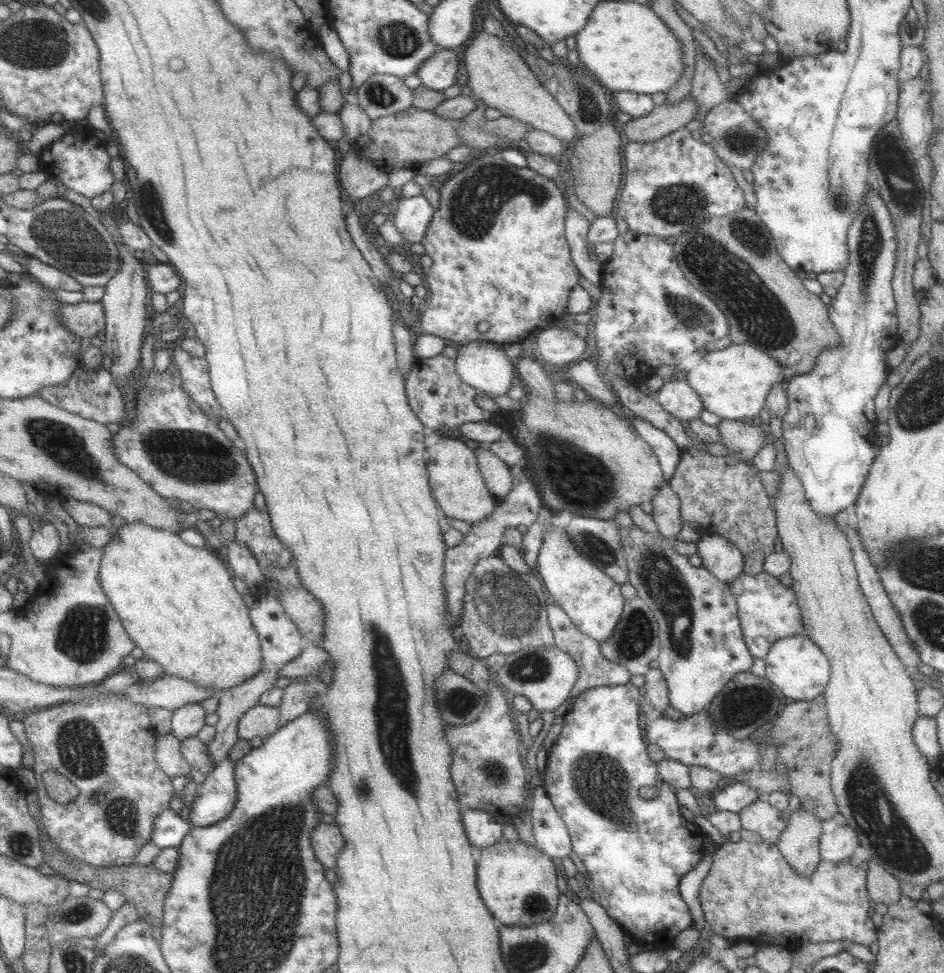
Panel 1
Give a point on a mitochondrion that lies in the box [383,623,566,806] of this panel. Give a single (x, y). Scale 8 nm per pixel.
(534, 667)

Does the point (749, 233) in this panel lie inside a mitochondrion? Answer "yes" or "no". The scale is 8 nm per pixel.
yes

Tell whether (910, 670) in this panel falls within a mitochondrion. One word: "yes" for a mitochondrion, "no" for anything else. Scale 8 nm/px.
no

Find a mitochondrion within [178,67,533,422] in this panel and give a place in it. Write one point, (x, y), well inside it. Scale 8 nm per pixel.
(378, 95)

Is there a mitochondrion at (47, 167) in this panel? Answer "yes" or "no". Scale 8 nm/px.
no

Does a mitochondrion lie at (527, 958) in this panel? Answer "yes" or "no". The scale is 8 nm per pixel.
yes

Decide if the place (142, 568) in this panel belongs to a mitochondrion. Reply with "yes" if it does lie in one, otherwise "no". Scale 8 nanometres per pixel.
no

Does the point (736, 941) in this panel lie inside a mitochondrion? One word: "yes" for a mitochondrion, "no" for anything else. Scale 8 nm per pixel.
no

